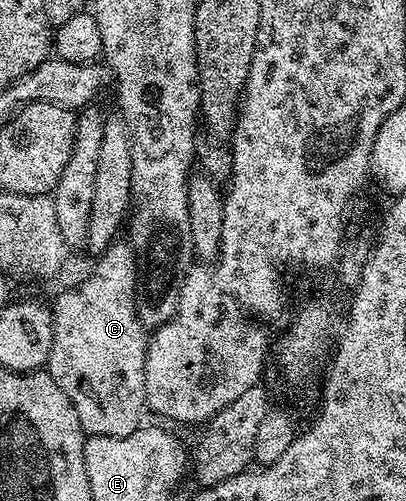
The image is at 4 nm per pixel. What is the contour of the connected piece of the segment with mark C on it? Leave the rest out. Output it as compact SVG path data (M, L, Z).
M113 241L97 259L100 260L93 265L88 279L66 288L56 303L51 304L52 348L46 370L58 389L70 397L85 436L126 437L141 427L143 419L140 418L146 415L144 366L148 360L148 339L146 328L136 312L136 254L131 243Z

